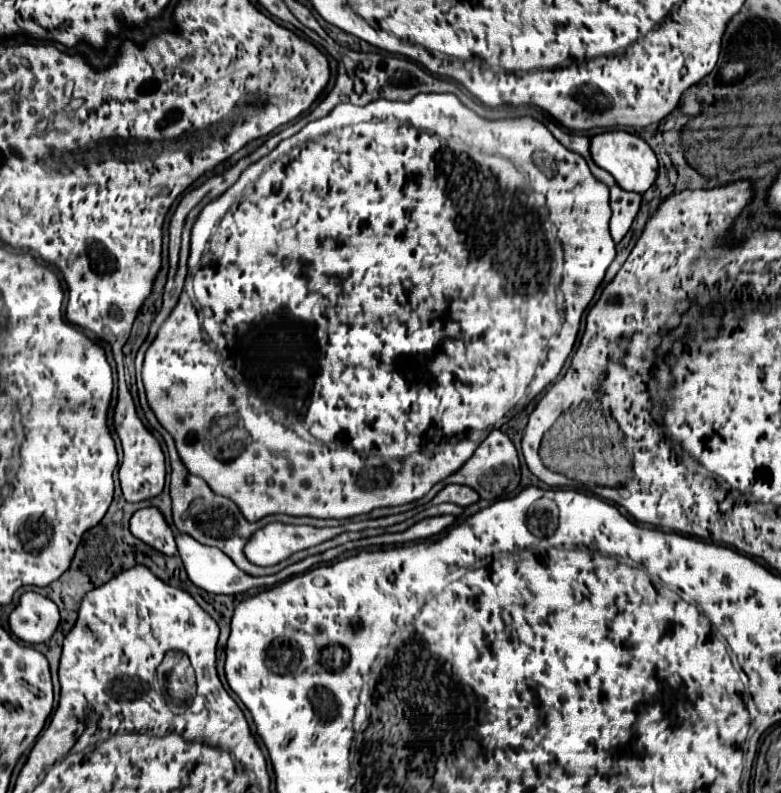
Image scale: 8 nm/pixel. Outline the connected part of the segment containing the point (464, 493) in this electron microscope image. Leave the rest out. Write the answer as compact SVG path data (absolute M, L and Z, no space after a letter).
M448 484L434 500L432 504L442 504L442 502L452 502L458 506L470 506L478 502L478 494L470 486L460 486L460 484Z

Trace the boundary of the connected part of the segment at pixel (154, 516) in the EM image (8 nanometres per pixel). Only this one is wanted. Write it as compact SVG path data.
M144 508L134 512L130 520L130 532L144 544L158 550L160 554L176 556L174 534L166 524L164 516L156 508Z

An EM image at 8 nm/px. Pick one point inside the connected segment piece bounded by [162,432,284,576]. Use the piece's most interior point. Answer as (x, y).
(214, 520)

